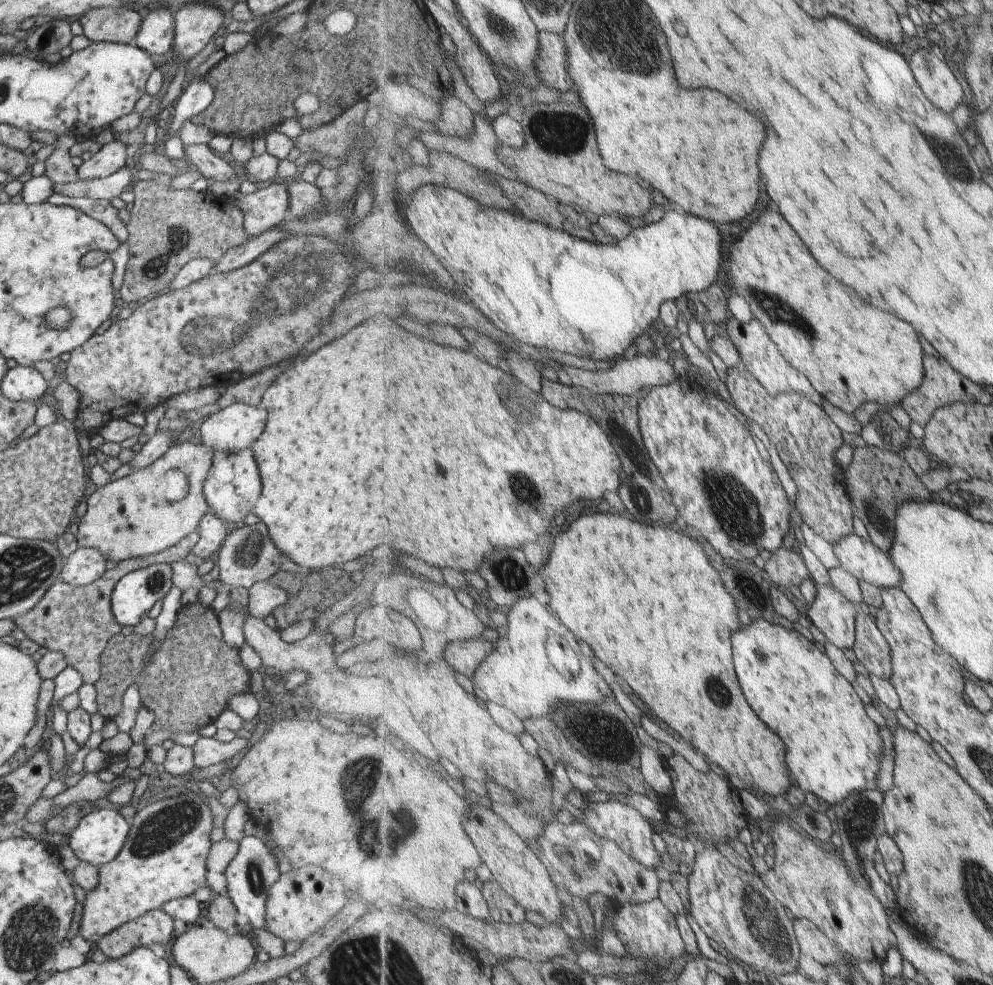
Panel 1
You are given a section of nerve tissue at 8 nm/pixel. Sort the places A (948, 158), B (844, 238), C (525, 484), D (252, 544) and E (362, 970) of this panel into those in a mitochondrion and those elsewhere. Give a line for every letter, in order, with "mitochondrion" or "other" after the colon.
A: mitochondrion
B: other
C: mitochondrion
D: mitochondrion
E: mitochondrion

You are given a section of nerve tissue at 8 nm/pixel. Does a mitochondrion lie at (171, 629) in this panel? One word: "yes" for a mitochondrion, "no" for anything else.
no

